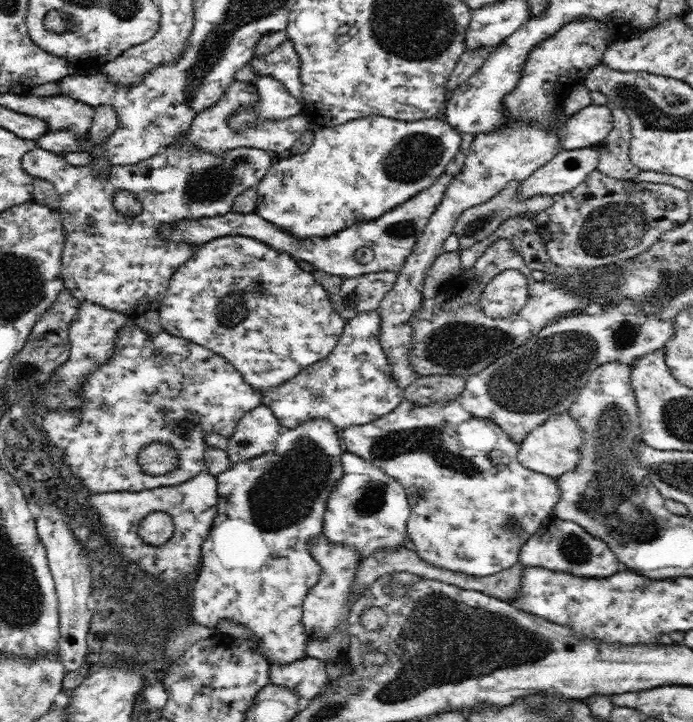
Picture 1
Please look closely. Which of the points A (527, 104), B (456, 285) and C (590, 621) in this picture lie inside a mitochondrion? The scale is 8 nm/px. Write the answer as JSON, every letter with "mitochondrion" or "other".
{"A":"mitochondrion","B":"other","C":"other"}

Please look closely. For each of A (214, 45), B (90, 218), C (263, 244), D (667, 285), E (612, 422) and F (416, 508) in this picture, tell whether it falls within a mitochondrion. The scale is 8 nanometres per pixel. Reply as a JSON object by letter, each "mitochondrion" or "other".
{"A":"mitochondrion","B":"other","C":"other","D":"mitochondrion","E":"mitochondrion","F":"other"}

